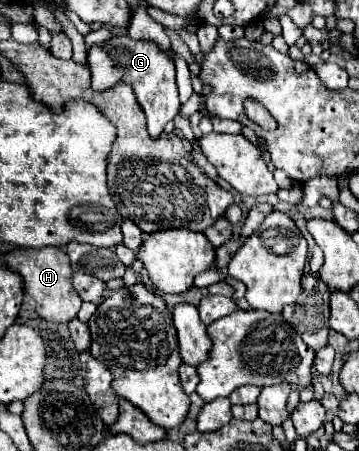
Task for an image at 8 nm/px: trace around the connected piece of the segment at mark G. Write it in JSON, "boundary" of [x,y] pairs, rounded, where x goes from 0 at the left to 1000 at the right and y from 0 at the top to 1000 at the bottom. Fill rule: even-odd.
{"boundary":[[[340,84],[323,102],[267,102],[267,111],[245,111],[245,151],[256,160],[256,195],[295,200],[318,191],[318,182],[340,177],[368,191],[384,231],[396,235],[412,266],[412,297],[440,306],[457,279],[490,257],[501,244],[496,191],[490,191],[490,155],[485,137],[440,111],[440,102],[418,89],[362,89]]]}

